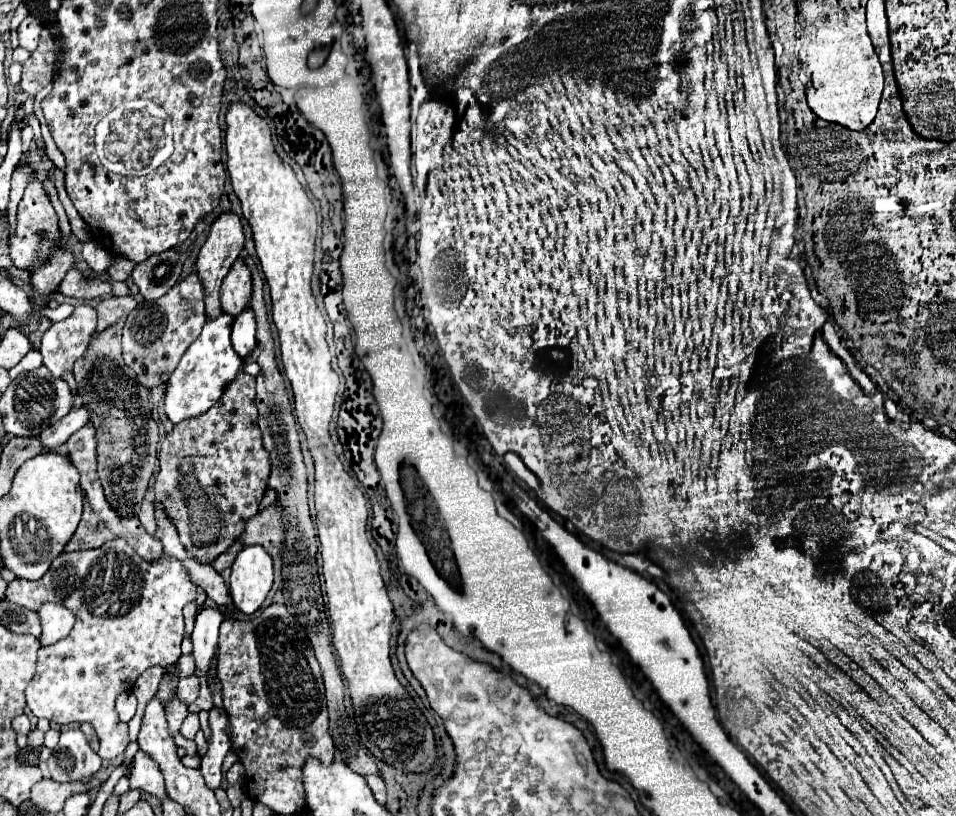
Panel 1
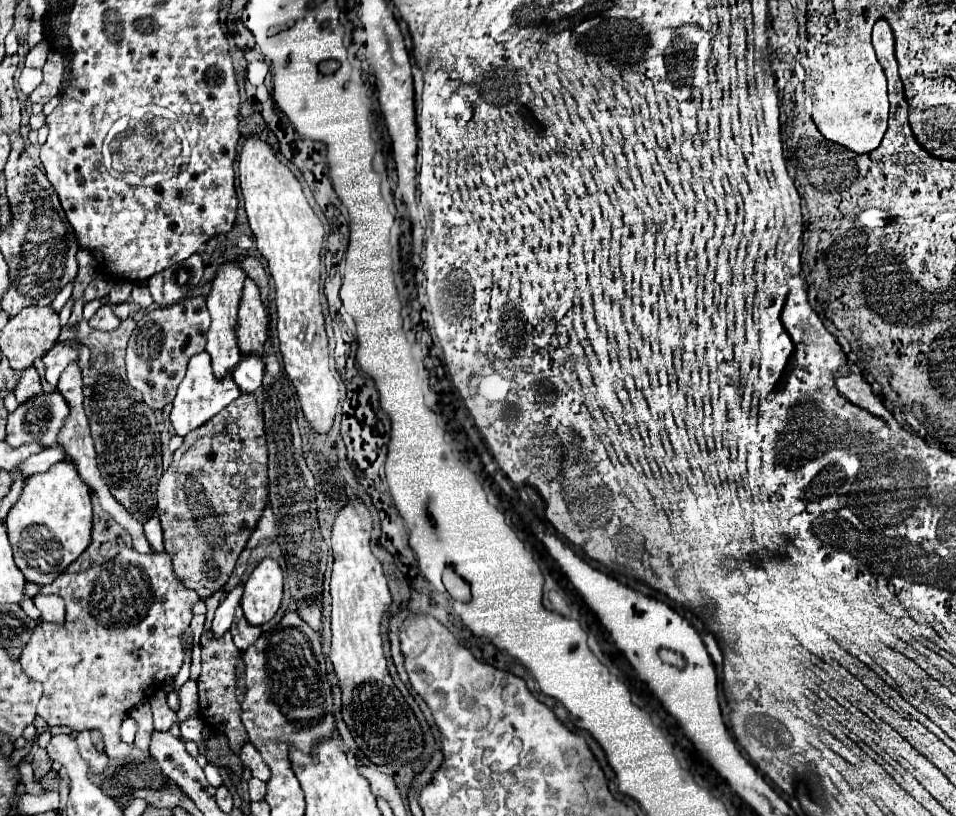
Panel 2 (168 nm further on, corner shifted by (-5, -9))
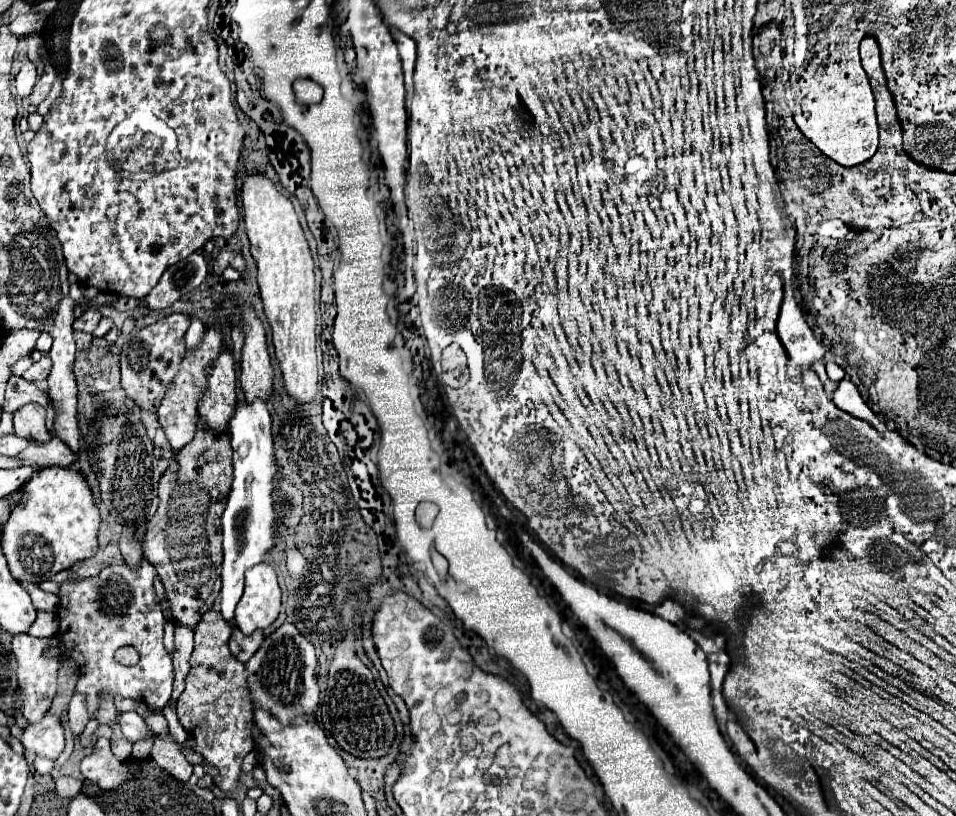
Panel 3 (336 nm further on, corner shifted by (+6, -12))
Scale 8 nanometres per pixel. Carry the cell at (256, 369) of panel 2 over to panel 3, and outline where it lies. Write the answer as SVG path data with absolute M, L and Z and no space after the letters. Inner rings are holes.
M239 398L233 416L229 420L231 446L233 446L233 486L229 494L227 508L223 512L223 572L221 572L221 616L223 620L233 620L233 612L243 594L243 576L249 568L263 562L265 552L273 546L273 478L277 474L277 462L273 458L273 438L271 438L271 416L267 404L259 398L247 402Z

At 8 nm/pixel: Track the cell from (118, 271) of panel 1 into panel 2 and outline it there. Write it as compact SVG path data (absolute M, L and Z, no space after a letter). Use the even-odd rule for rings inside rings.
M116 285L112 291L110 291L110 303L112 305L116 305L116 303L124 303L124 301L128 301L128 297L130 297L130 287L132 285Z

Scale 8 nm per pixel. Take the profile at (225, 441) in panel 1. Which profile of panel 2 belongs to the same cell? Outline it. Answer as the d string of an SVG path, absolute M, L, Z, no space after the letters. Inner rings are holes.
M240 395L222 415L216 415L206 423L206 427L198 427L198 431L190 431L184 437L184 445L176 449L174 459L166 473L158 483L158 517L164 531L164 549L172 557L174 575L182 579L184 587L196 591L202 599L224 589L228 577L232 575L240 553L244 551L248 537L252 535L262 511L264 497L268 491L268 449L264 439L264 421L258 411L258 403L254 395Z

